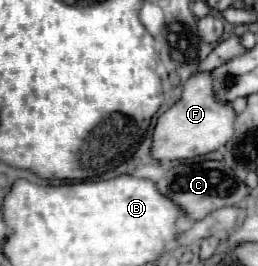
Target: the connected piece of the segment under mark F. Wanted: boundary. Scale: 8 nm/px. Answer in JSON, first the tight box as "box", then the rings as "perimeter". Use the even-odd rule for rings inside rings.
{"box":[152,72,236,162],"perimeter":[[[196,72],[184,84],[182,98],[158,118],[158,124],[154,128],[152,158],[158,162],[170,162],[188,160],[214,152],[234,136],[234,120],[236,112],[232,104],[220,102],[214,96],[212,72]]]}

